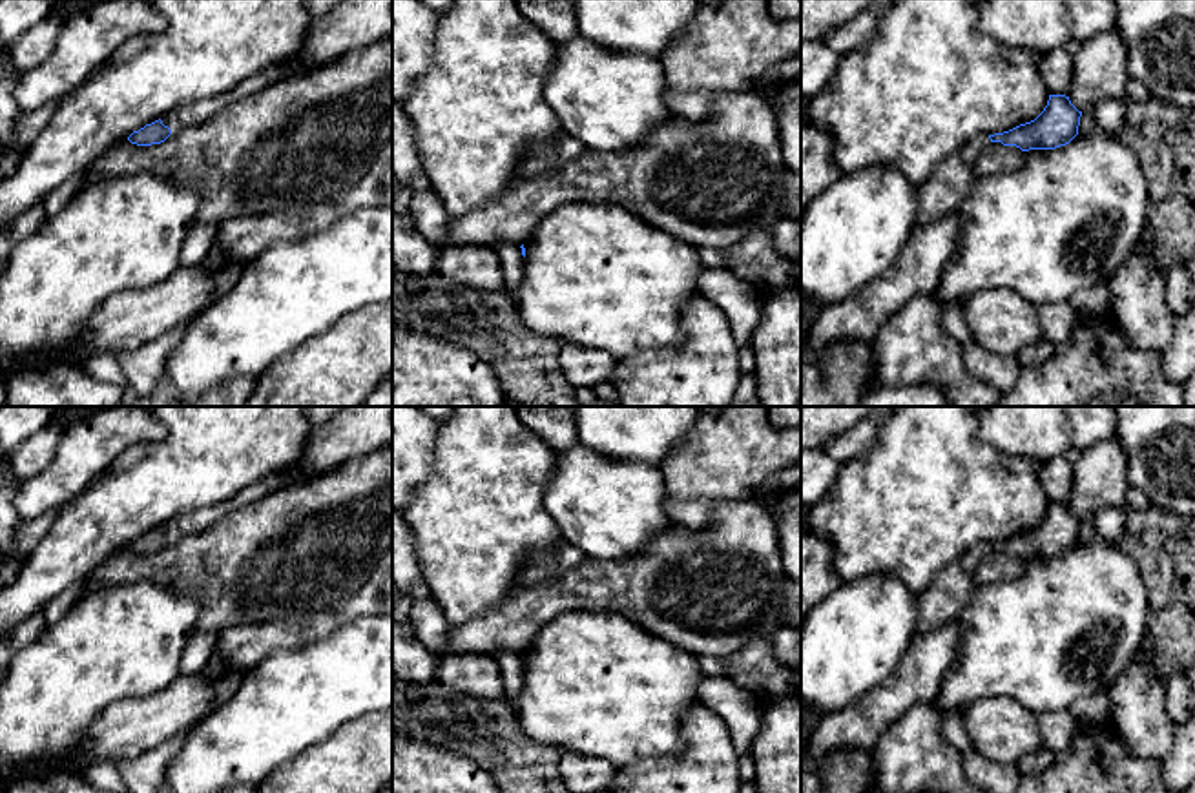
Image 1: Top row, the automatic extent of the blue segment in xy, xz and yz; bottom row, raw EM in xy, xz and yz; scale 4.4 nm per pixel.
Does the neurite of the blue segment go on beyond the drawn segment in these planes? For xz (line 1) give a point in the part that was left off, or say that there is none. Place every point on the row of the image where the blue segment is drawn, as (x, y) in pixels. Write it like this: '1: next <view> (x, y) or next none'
1: next none

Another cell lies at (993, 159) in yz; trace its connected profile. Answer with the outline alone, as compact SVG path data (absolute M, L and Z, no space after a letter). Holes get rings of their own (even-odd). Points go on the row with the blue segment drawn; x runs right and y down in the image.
M991 142L978 157L974 173L978 177L991 177L1003 171L1013 171L1025 162L1025 151L1016 146L1003 146Z

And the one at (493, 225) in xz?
M755 93L719 95L712 106L708 118L675 115L629 153L586 149L555 171L518 177L500 202L452 217L445 242L522 246L547 213L577 201L622 206L699 250L728 250L752 232L770 232L786 217L785 191L792 175L783 159L775 111Z

